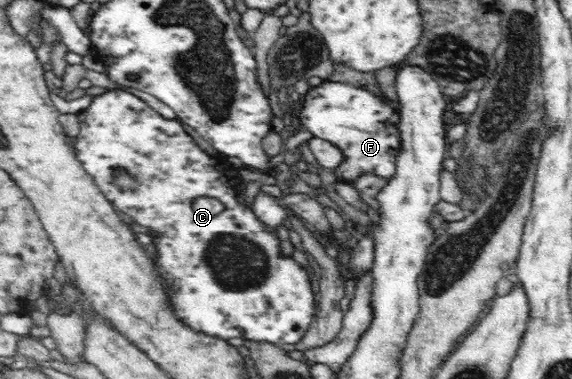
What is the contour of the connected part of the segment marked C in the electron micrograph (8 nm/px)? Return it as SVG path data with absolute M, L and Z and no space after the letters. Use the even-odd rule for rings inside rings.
M122 89L107 90L101 95L95 96L93 102L85 111L78 113L80 120L80 131L75 141L75 151L79 157L80 163L85 167L88 175L95 179L97 186L105 194L105 197L111 201L116 210L123 211L134 219L137 225L151 229L151 237L153 235L153 243L157 247L157 255L155 255L155 267L157 273L162 280L170 287L171 299L170 307L173 307L173 313L185 321L185 325L189 325L195 331L207 333L211 337L219 337L219 339L231 339L231 337L241 337L241 339L251 341L266 341L273 345L283 346L284 343L299 343L303 339L303 333L309 329L315 313L317 313L317 301L315 294L311 288L312 274L309 268L299 265L293 256L285 256L280 247L280 240L275 232L271 232L263 221L259 220L252 208L236 200L238 187L227 184L228 177L226 171L220 168L220 159L206 153L193 141L193 137L189 137L183 127L179 125L179 121L175 119L165 119L159 113L153 111L149 105L145 105L139 97L127 93Z

